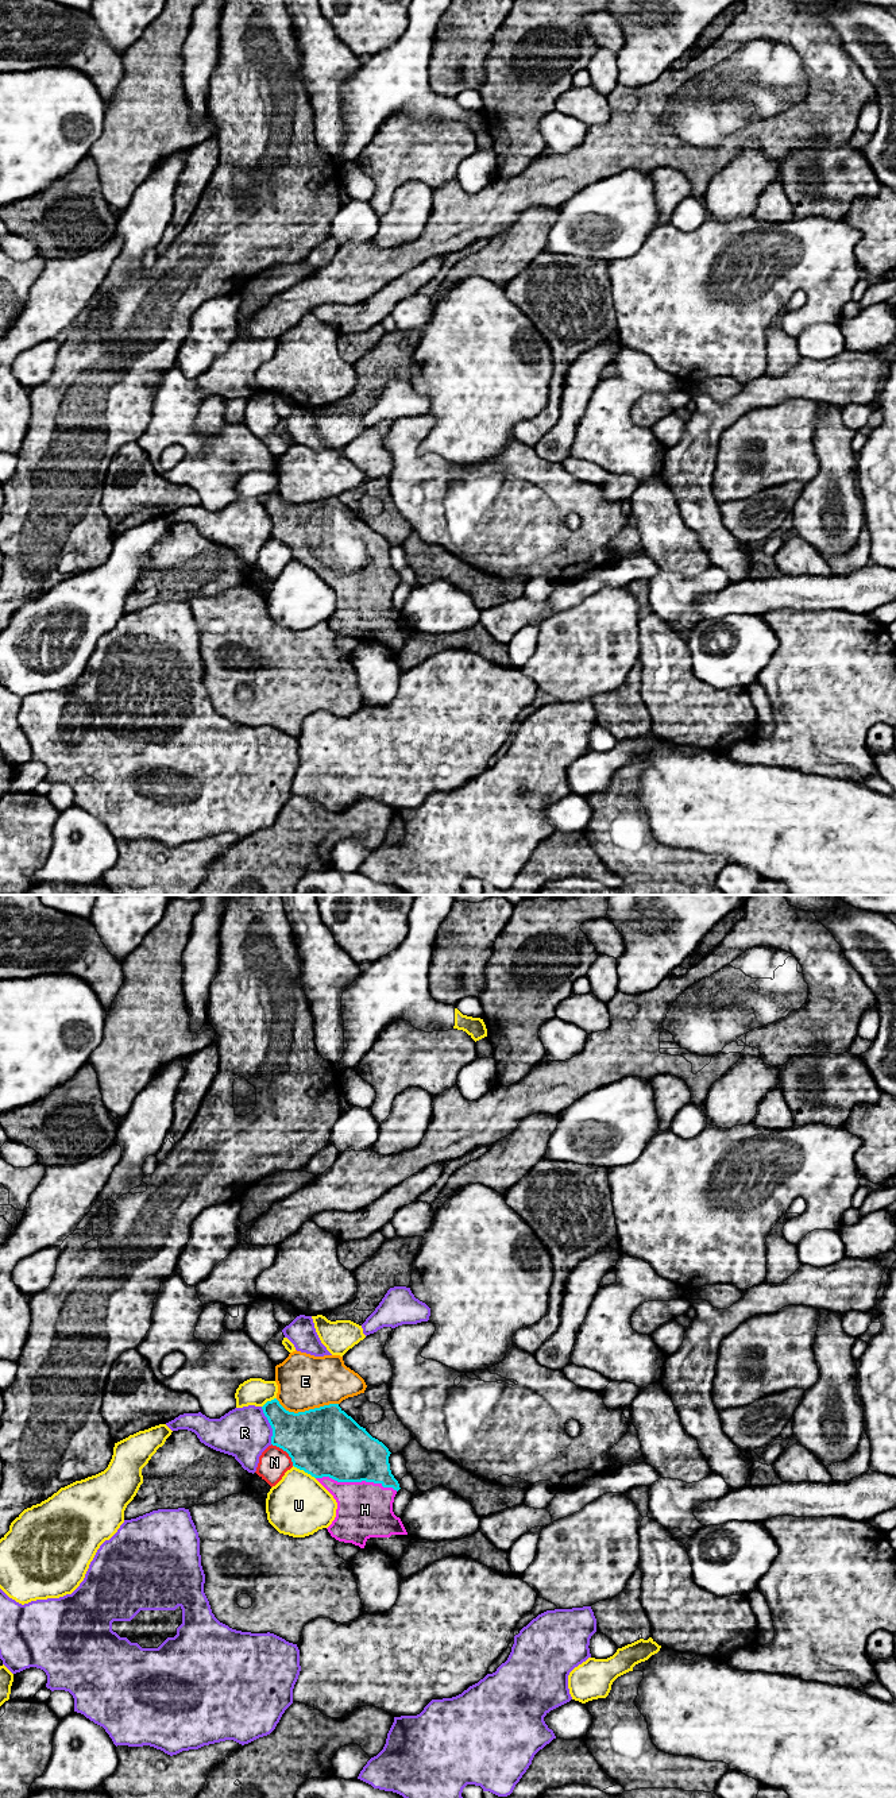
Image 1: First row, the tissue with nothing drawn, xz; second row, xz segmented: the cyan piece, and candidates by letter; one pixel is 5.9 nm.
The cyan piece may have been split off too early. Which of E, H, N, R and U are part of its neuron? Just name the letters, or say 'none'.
H

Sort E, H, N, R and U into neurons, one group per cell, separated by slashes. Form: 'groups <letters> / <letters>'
groups E / H / N / R / U

